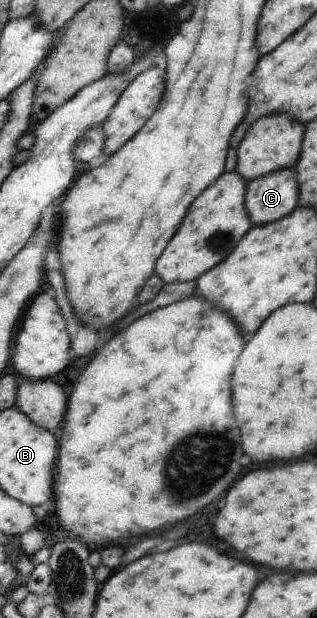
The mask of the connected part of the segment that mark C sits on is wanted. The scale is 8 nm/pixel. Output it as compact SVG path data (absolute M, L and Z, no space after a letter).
M295 168L271 172L269 176L248 182L246 195L253 226L267 226L293 214L300 204L300 184Z

